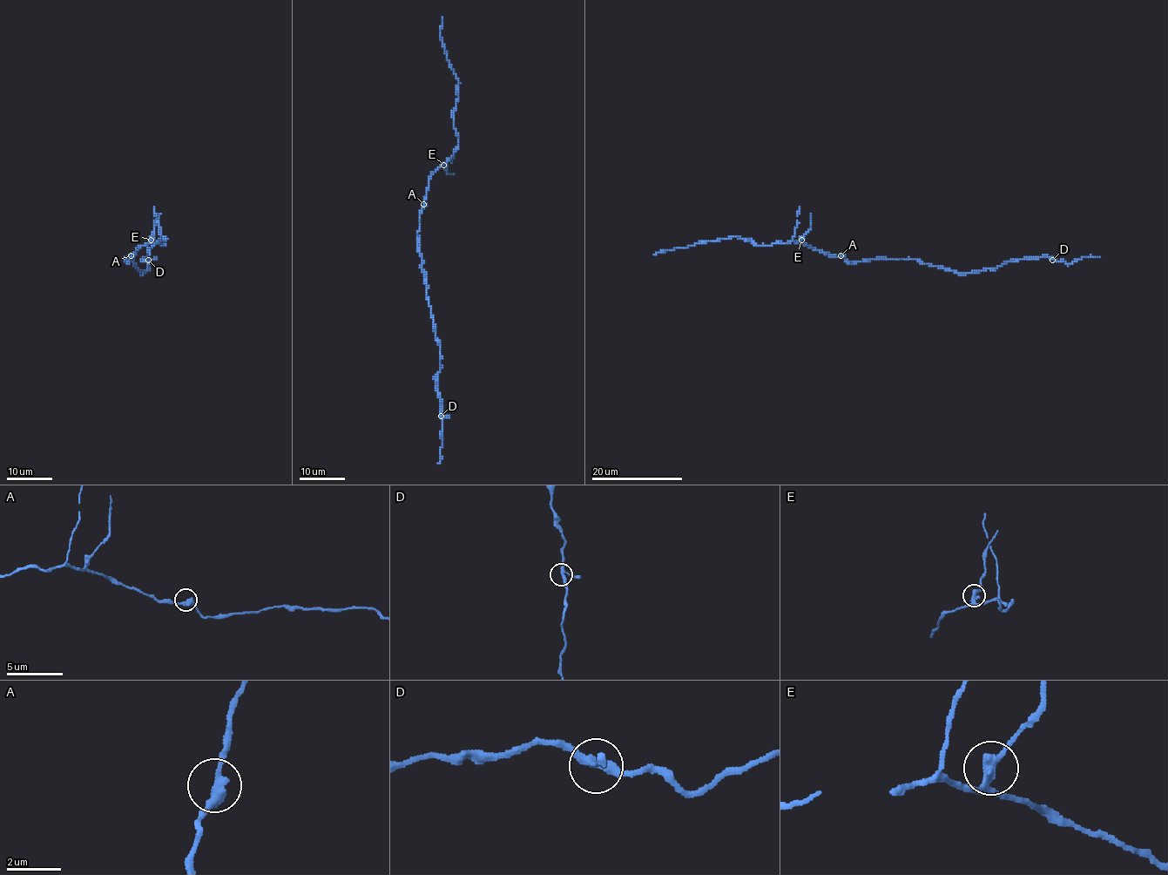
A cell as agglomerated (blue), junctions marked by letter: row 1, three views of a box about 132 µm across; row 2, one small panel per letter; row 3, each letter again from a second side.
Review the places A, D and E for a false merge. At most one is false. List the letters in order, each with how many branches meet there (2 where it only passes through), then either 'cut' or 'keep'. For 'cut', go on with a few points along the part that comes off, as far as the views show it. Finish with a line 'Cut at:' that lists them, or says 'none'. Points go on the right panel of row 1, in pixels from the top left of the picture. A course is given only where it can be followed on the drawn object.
A: 2 | keep
D: 3 | keep
E: 3 | cut | (801, 240), (810, 227), (810, 213)
Cut at: E

